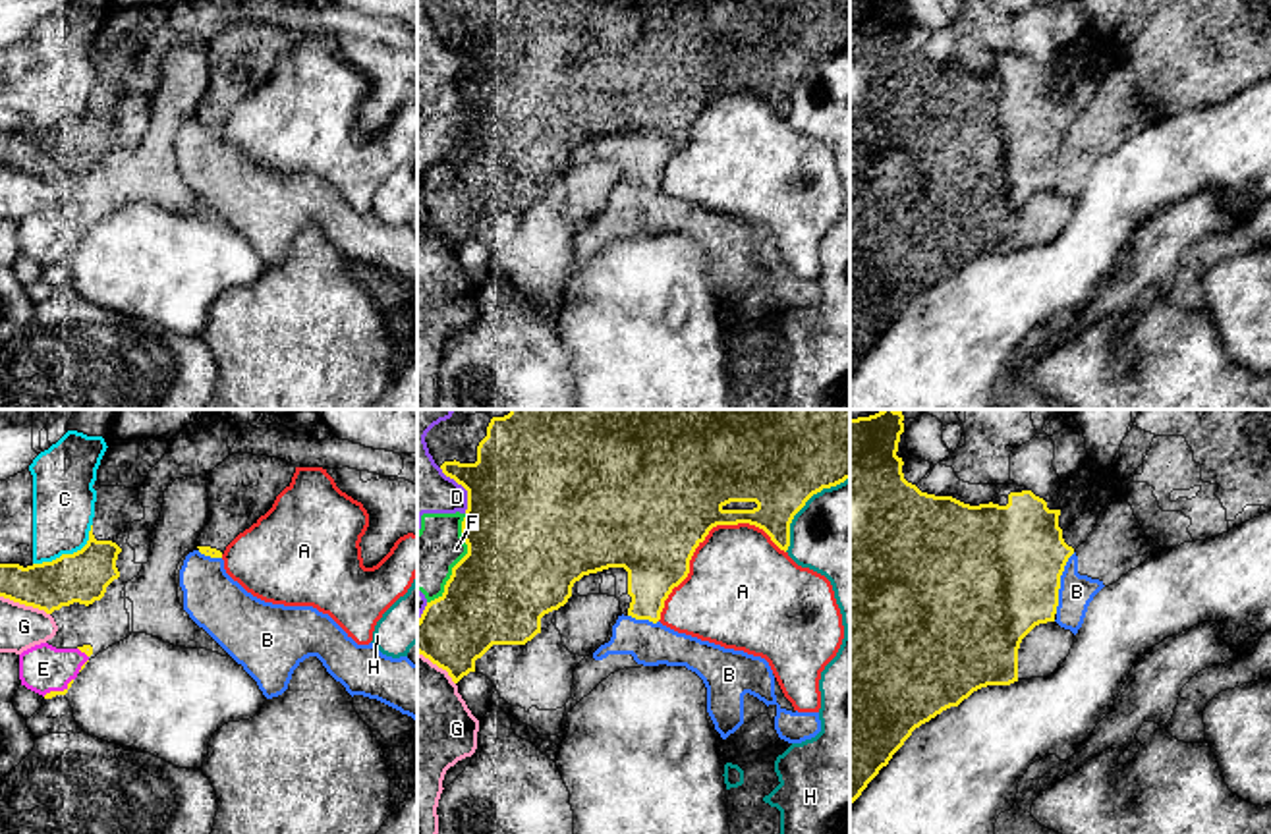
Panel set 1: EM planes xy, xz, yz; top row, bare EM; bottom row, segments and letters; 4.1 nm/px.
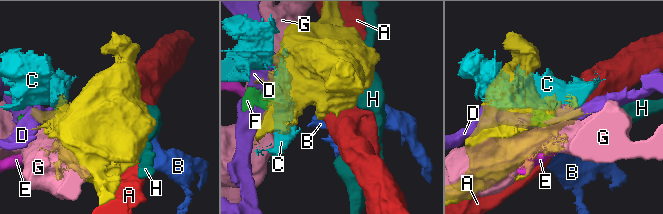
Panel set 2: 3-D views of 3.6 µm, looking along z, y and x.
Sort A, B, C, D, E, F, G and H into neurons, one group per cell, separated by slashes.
A / B / C / D F / E / G / H

